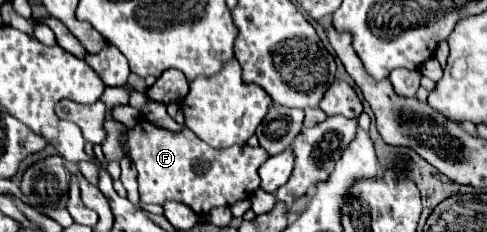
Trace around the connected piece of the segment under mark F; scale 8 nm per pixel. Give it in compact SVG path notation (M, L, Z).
M138 122L128 130L128 158L138 170L142 202L160 204L164 200L176 200L204 216L216 206L232 206L256 192L260 182L260 178L256 178L256 168L260 168L270 154L260 146L252 148L248 144L216 150L200 142L188 128L168 132L150 122Z

